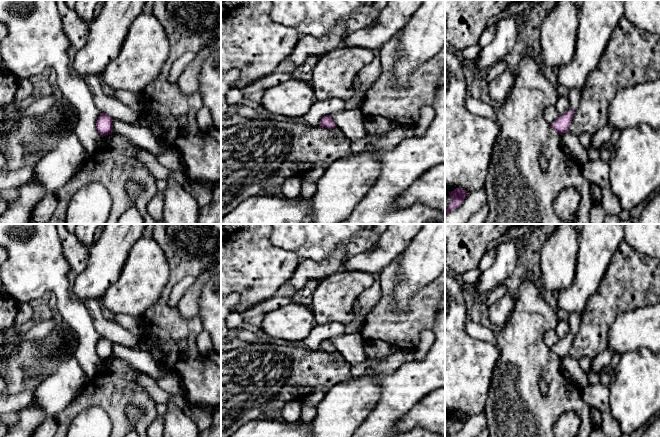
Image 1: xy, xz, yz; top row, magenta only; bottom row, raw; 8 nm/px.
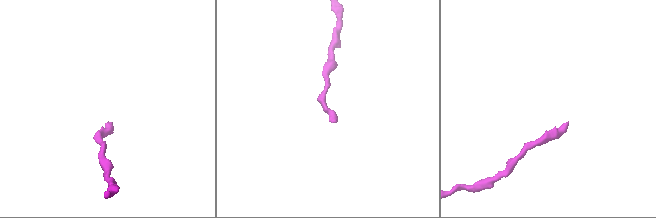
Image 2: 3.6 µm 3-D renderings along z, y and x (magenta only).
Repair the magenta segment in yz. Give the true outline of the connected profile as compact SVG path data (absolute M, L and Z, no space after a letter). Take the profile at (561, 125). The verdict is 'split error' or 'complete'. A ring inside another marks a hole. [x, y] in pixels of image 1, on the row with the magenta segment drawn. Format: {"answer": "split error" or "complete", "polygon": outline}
{"answer": "split error", "polygon": "M571 88L569 92L569 101L570 101L570 110L563 114L559 115L558 119L550 125L552 129L558 132L560 135L567 132L569 130L570 124L572 122L572 118L574 116L574 112L578 107L580 102L581 90L579 88Z"}

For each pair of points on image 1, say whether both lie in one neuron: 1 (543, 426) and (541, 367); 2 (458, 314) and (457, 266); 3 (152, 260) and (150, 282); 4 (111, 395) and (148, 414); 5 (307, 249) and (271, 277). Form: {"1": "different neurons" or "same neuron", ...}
{"1": "same neuron", "2": "different neurons", "3": "same neuron", "4": "same neuron", "5": "different neurons"}

